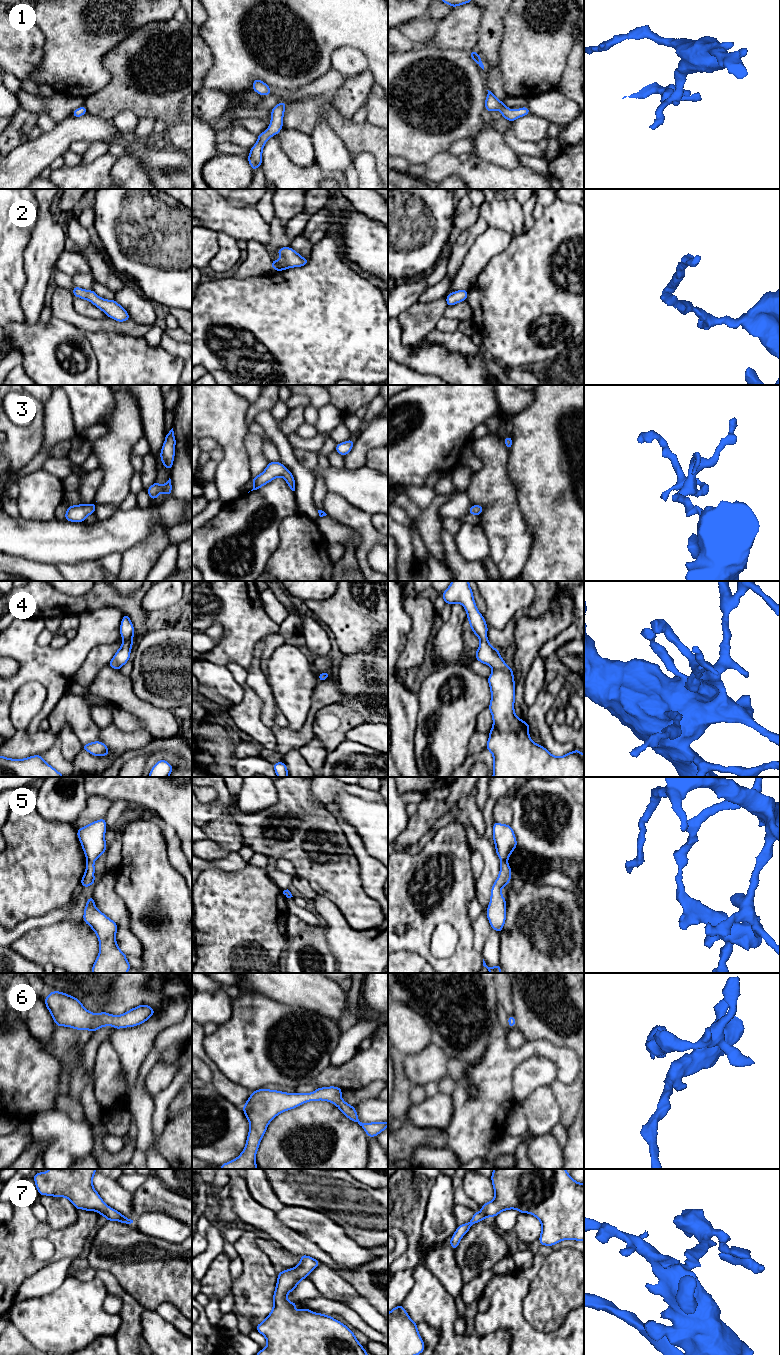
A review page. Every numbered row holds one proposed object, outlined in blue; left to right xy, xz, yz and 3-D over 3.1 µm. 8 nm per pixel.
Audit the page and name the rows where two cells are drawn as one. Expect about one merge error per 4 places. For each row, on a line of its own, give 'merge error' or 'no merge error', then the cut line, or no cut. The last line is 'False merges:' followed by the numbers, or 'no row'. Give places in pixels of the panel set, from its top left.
1: no merge error; no cut
2: no merge error; no cut
3: no merge error; no cut
4: no merge error; no cut
5: no merge error; no cut
6: no merge error; no cut
7: no merge error; no cut
False merges: no row

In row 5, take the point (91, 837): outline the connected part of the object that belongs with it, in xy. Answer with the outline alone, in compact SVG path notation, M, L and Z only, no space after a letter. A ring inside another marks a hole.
M105 818L99 819L77 830L77 836L87 859L86 870L80 883L84 888L95 883L94 862L99 856L103 855L106 850L107 843L104 838L105 833Z

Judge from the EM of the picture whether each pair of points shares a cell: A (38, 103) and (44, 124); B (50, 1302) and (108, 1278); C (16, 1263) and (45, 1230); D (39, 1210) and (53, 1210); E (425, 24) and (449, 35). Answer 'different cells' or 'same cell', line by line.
A: different cells
B: different cells
C: same cell
D: different cells
E: different cells

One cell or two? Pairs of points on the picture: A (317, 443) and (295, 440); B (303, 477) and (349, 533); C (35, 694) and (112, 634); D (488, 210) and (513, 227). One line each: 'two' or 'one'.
A: one
B: two
C: two
D: one

